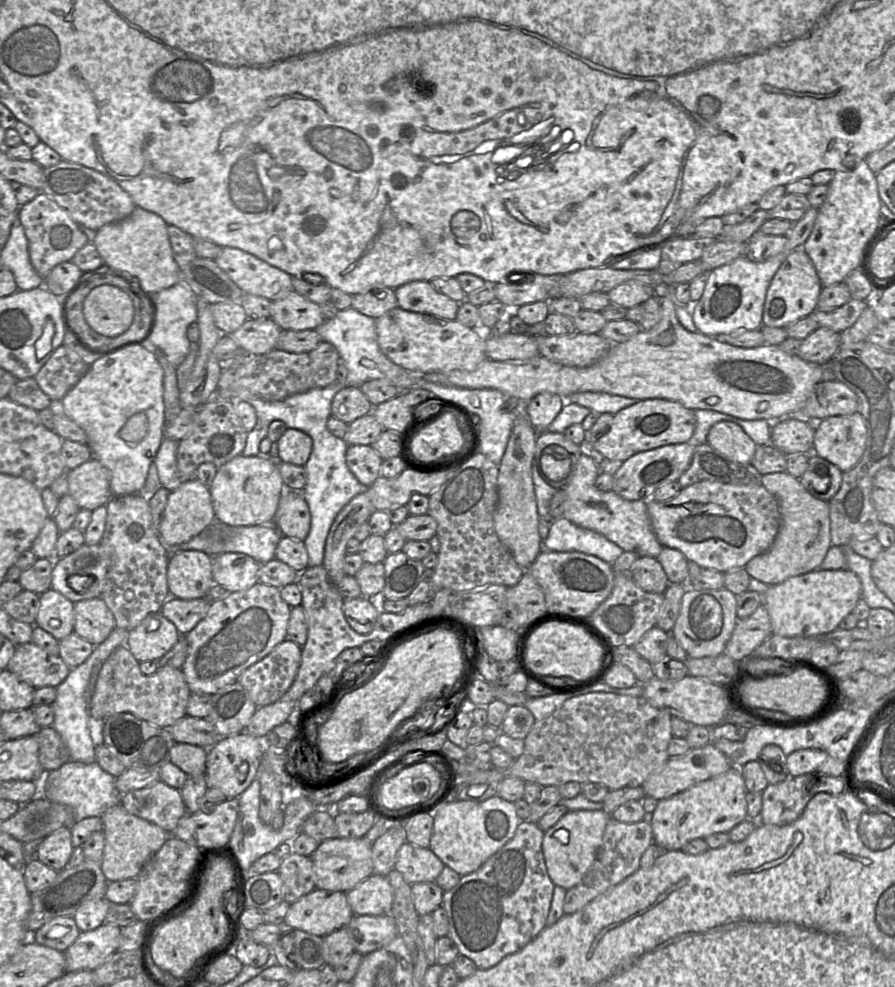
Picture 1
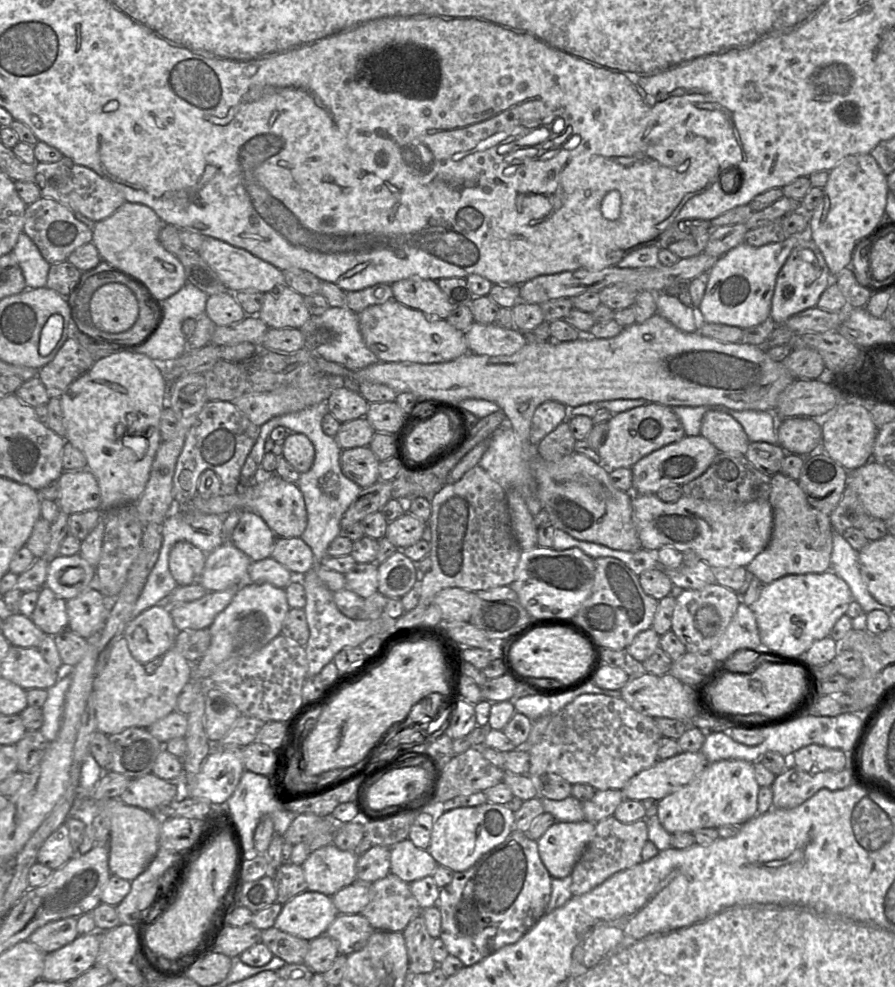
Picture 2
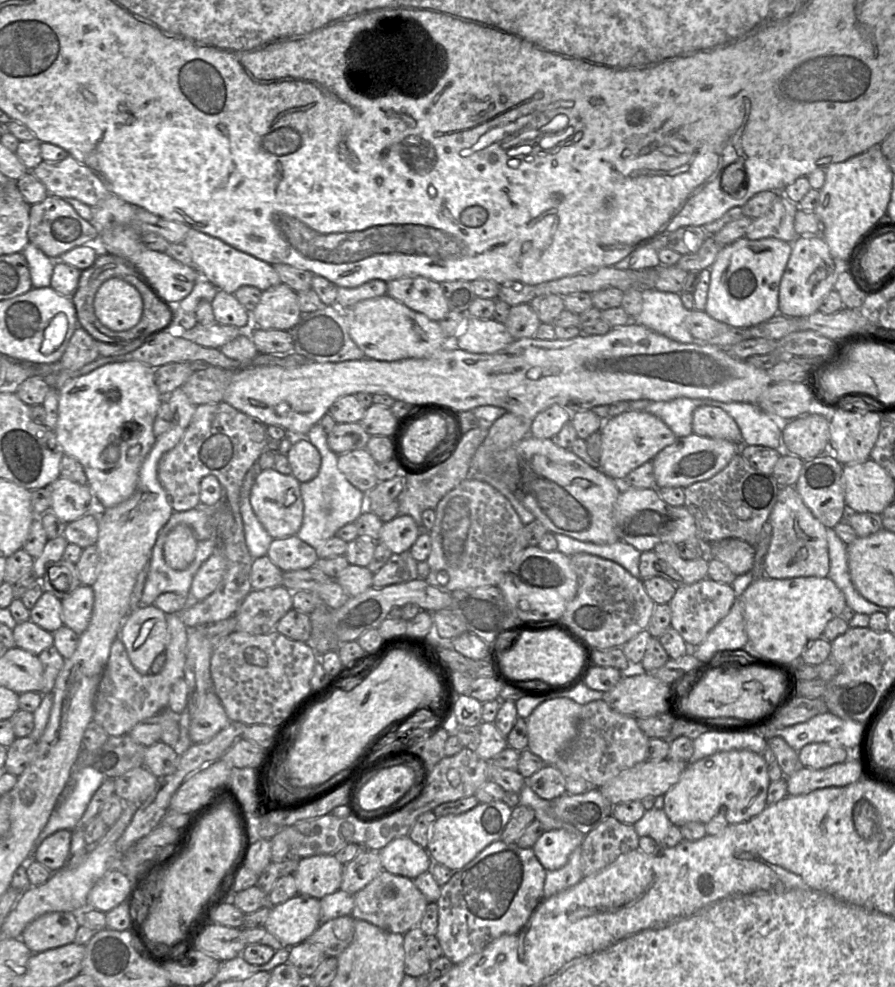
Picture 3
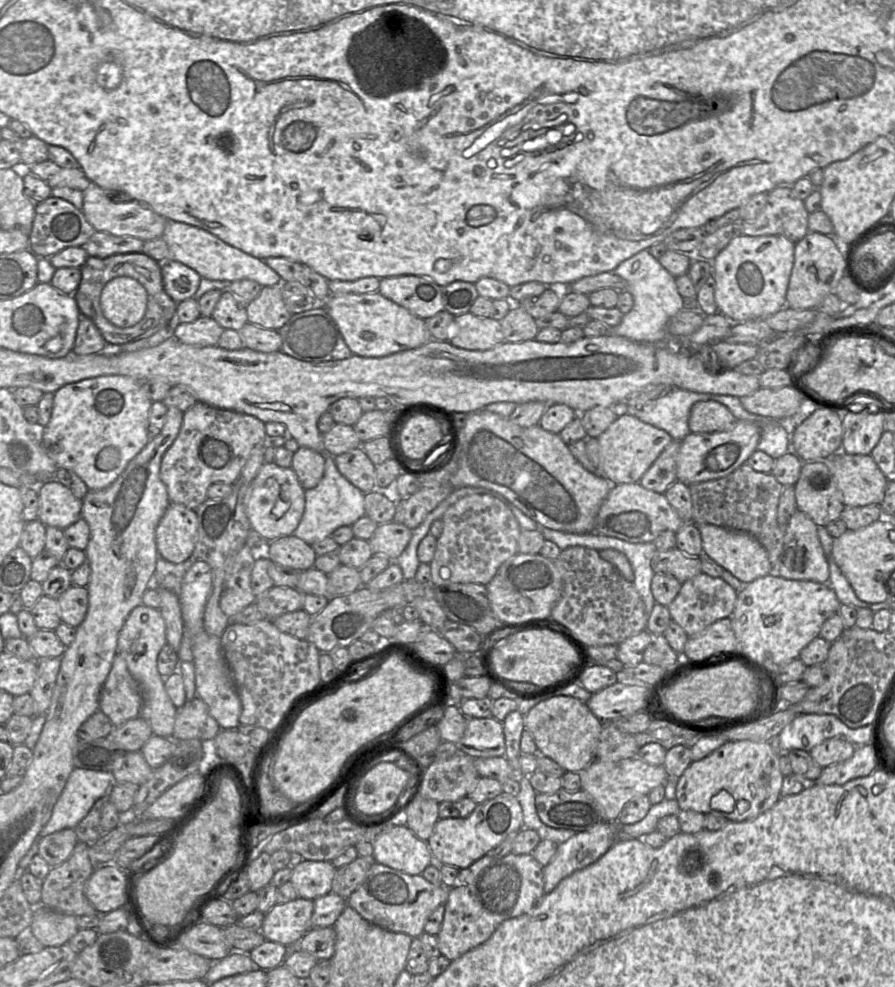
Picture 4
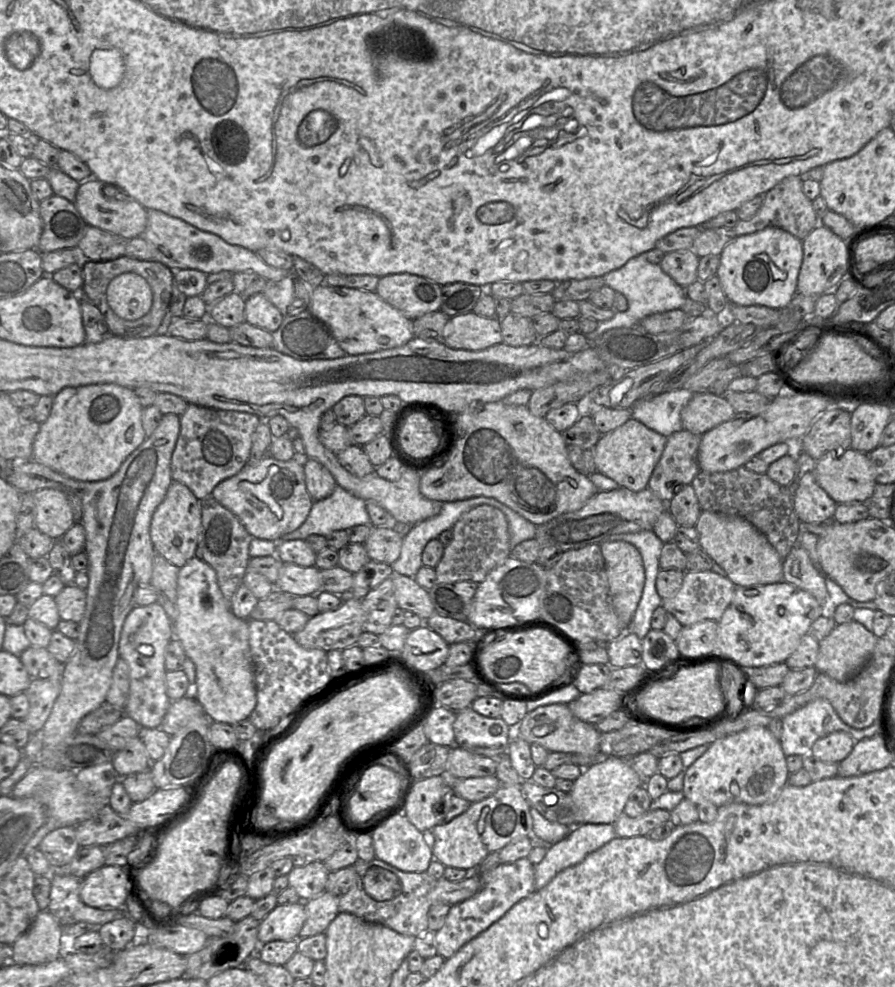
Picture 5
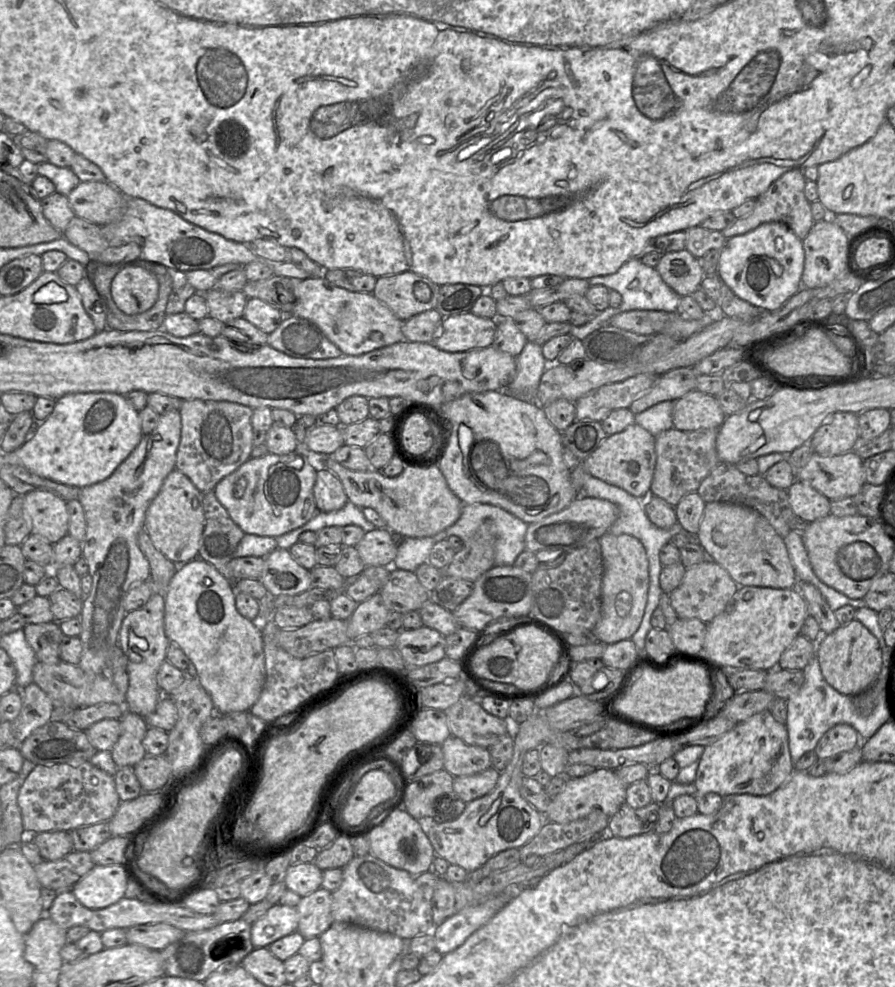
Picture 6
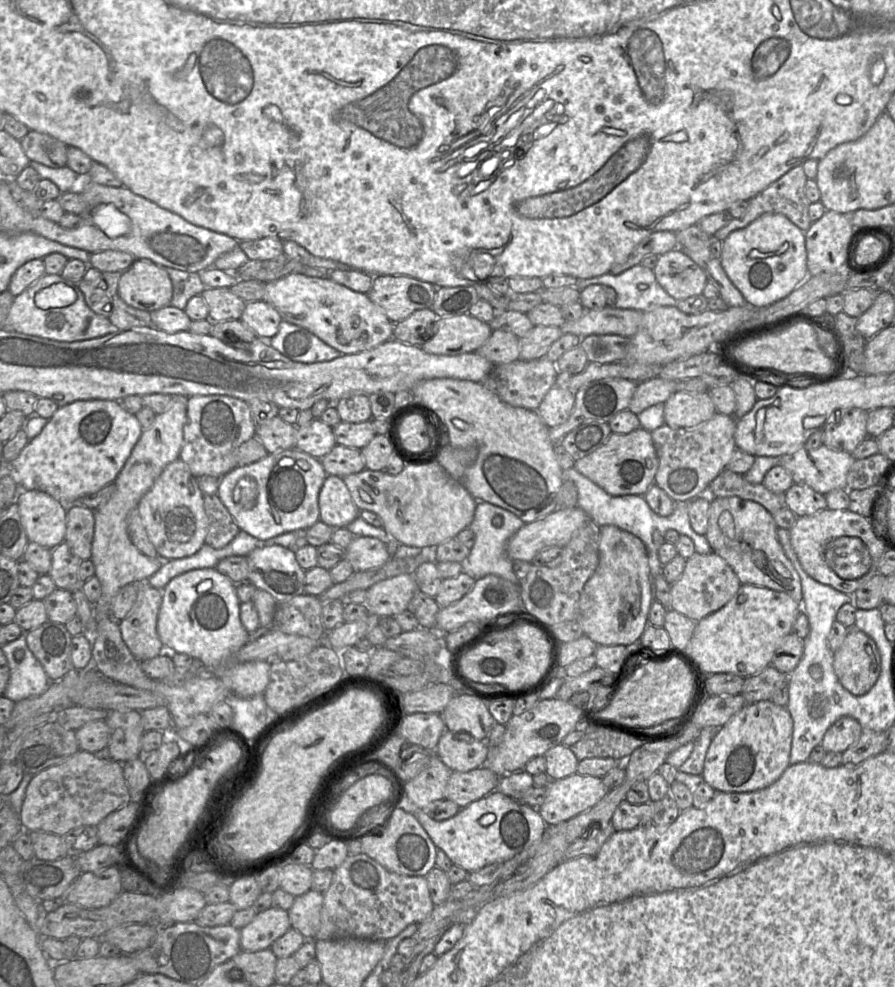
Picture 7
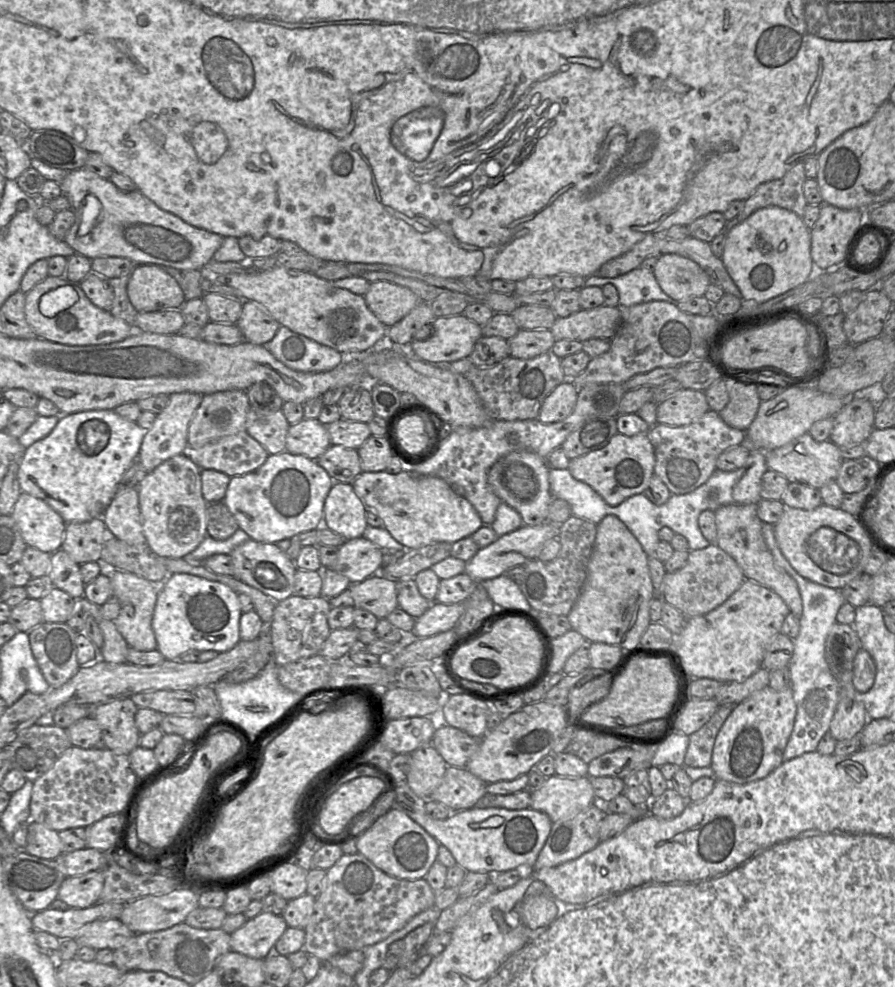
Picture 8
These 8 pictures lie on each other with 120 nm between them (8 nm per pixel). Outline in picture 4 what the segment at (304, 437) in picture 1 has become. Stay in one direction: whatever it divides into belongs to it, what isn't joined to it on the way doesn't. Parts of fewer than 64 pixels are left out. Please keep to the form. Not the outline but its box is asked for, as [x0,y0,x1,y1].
[292,447,326,490]

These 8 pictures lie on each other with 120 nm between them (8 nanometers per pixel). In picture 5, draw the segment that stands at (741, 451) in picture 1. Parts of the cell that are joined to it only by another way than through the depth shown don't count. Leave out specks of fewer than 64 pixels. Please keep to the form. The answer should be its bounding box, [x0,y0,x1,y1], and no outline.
[681,392,735,436]

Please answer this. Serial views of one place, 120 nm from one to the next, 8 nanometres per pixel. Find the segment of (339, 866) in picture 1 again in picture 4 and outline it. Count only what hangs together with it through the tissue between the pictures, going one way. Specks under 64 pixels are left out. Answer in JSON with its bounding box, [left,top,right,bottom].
[290,860,336,900]

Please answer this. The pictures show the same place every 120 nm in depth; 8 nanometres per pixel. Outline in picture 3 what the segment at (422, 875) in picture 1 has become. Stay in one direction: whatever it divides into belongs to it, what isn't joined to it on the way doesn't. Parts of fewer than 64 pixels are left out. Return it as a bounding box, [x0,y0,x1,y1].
[379,836,433,879]

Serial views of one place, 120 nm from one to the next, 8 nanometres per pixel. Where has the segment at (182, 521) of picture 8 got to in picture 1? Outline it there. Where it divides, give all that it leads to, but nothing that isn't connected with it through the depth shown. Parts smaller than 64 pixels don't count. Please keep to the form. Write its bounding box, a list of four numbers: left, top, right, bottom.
[167,550,215,600]

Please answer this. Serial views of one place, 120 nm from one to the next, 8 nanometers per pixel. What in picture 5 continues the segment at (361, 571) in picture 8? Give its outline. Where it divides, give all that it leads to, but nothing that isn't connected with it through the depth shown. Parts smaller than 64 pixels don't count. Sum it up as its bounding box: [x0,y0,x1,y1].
[364,527,403,565]

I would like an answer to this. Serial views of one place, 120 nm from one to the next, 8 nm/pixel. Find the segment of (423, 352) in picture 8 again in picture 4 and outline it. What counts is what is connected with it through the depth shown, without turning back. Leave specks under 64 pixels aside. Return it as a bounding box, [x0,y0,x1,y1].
[449,312,504,351]

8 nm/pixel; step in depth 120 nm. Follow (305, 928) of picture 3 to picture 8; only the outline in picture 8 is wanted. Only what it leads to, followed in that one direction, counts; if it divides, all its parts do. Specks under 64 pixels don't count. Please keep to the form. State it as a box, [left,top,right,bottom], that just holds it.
[230,911,287,959]

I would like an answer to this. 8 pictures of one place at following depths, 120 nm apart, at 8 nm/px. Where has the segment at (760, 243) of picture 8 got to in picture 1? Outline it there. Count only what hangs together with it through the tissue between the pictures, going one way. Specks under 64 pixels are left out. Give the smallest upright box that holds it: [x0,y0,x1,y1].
[691,208,818,337]

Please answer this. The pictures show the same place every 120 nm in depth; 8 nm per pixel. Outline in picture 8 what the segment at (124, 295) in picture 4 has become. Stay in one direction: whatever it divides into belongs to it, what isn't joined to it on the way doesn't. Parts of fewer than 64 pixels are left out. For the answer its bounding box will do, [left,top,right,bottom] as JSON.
[127,264,186,313]

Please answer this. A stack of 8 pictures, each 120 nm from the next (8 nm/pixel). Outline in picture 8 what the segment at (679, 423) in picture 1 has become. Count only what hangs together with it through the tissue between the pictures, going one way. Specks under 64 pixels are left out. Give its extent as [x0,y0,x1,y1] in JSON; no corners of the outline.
[570,433,654,506]

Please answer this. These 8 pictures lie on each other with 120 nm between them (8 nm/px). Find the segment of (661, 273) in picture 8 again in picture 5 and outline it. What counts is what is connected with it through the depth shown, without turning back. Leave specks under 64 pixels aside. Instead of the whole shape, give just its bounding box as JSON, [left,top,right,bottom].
[659,249,699,288]

